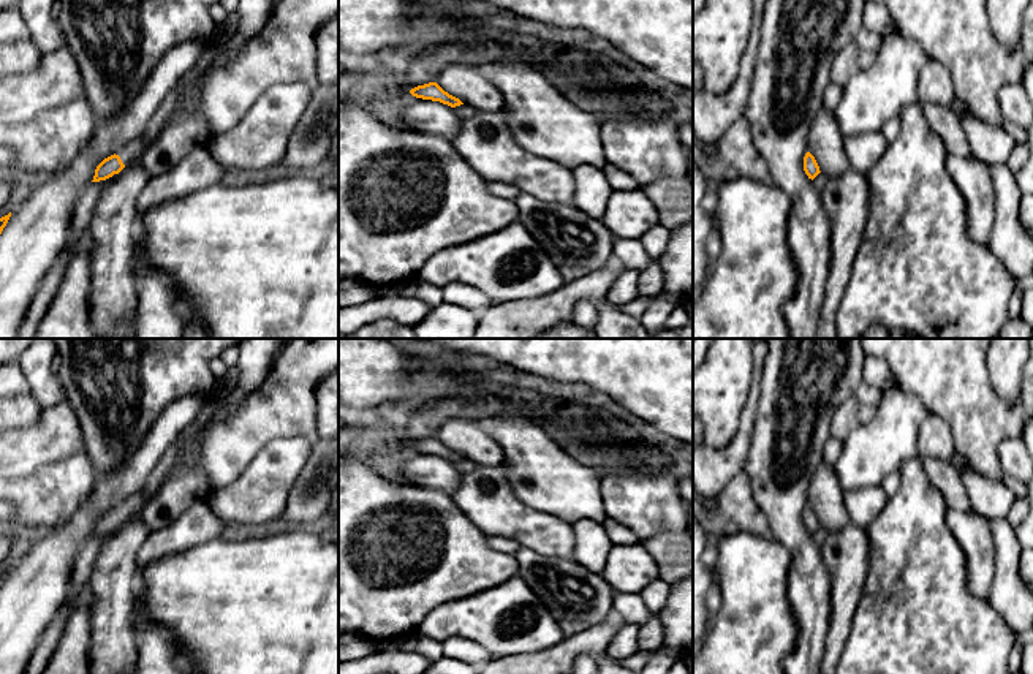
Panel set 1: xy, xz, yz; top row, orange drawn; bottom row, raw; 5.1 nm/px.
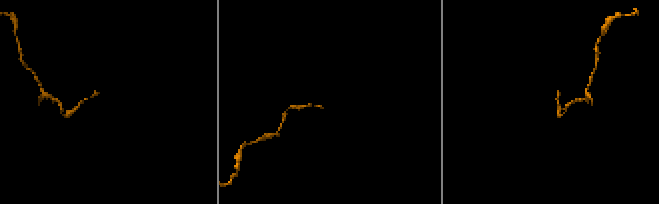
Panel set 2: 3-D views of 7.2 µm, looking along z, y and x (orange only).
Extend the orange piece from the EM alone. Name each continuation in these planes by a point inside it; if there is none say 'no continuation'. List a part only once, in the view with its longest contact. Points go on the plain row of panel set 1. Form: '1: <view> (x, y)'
1: xy (136, 502)

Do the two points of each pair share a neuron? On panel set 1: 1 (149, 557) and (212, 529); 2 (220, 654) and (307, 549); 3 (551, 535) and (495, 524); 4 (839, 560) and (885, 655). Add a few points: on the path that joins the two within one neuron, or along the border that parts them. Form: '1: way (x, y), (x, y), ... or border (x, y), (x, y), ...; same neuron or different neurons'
1: way (165, 541), (196, 529); same neuron
2: way (245, 628), (299, 575); same neuron
3: way (537, 530), (522, 524), (510, 524); same neuron
4: border (869, 567), (866, 586), (847, 638); different neurons

